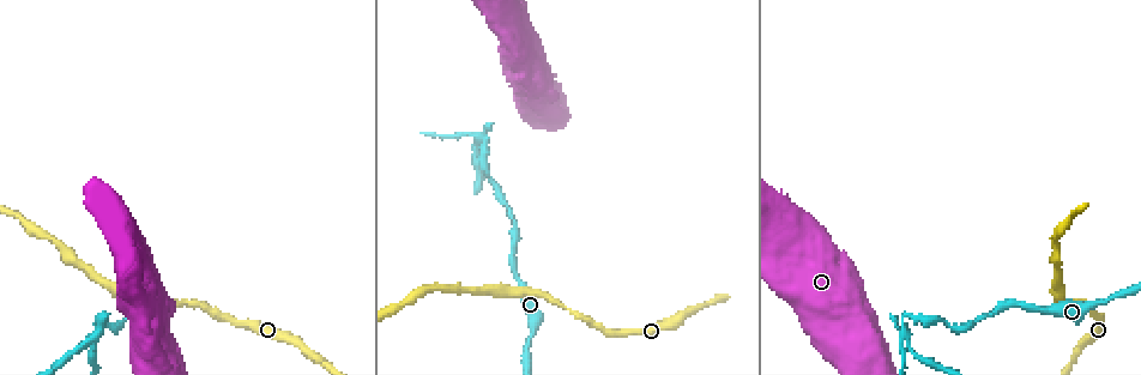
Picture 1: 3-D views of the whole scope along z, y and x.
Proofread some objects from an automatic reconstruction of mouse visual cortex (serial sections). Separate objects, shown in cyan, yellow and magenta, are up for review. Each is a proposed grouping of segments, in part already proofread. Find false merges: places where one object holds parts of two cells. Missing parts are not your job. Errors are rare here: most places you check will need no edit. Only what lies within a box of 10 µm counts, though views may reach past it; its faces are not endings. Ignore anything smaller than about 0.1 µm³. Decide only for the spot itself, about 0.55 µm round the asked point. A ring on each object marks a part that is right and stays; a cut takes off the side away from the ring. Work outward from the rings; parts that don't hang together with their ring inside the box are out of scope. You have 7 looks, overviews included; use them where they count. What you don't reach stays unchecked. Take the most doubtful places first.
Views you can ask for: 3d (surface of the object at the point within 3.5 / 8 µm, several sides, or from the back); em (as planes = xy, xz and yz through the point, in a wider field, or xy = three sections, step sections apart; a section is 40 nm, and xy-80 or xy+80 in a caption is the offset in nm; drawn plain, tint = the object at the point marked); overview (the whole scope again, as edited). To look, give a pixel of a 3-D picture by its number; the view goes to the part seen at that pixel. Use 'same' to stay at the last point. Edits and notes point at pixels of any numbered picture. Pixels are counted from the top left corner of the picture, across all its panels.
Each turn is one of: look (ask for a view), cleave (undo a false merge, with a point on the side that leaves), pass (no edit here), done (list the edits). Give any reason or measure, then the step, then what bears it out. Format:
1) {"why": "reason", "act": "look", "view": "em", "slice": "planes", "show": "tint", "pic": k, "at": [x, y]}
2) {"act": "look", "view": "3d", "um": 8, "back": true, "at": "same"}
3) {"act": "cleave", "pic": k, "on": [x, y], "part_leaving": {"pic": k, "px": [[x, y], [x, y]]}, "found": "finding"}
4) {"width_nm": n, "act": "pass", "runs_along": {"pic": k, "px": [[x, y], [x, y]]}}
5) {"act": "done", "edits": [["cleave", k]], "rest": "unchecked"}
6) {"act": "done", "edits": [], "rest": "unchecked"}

{"why": "sudden change in width", "act": "look", "view": "3d", "um": 3.5, "pic": 1, "at": [148, 346]}

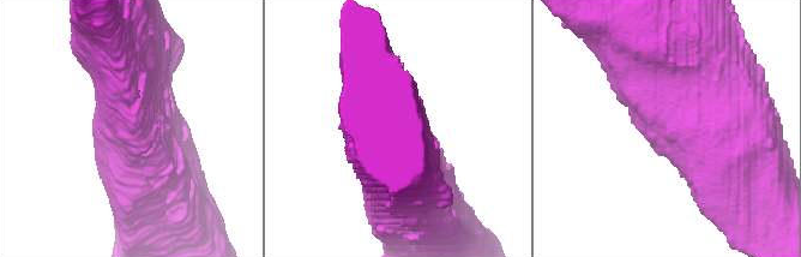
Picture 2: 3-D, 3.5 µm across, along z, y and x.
{"why": "now the EM", "act": "look", "view": "em", "slice": "xy", "step": 5, "show": "tint", "pic": 2, "at": [131, 124]}

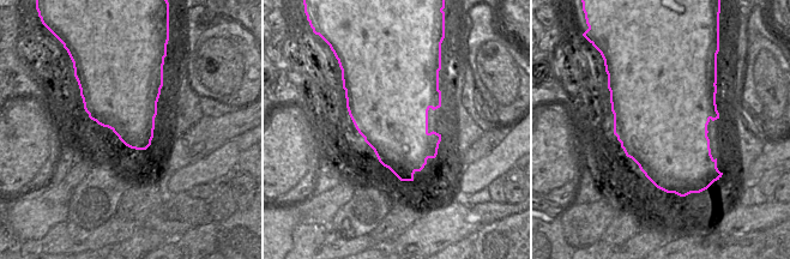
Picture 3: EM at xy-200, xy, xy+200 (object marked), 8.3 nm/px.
{"why": "cut it another way", "act": "look", "view": "em", "slice": "xy", "step": 3, "show": "tint", "at": "same"}

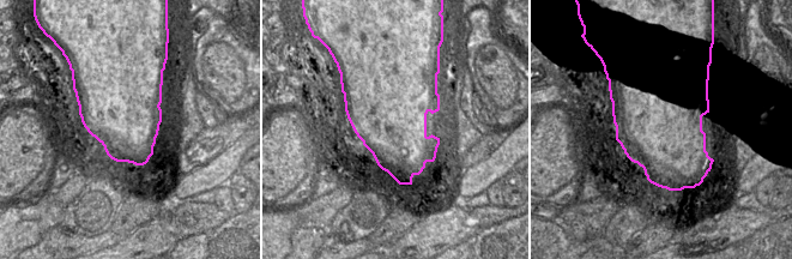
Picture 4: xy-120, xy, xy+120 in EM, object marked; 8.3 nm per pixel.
{"act": "pass", "found": "all the same cell"}

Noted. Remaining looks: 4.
{"why": "narrows sharply", "act": "look", "view": "3d", "um": 8, "pic": 1, "at": [972, 320]}

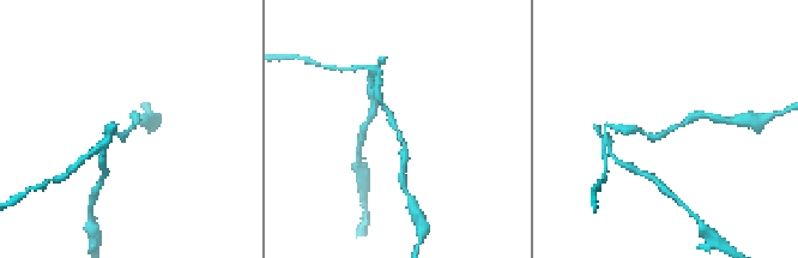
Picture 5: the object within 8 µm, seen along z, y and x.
{"why": "closer look", "act": "look", "view": "3d", "um": 3.5, "at": "same"}

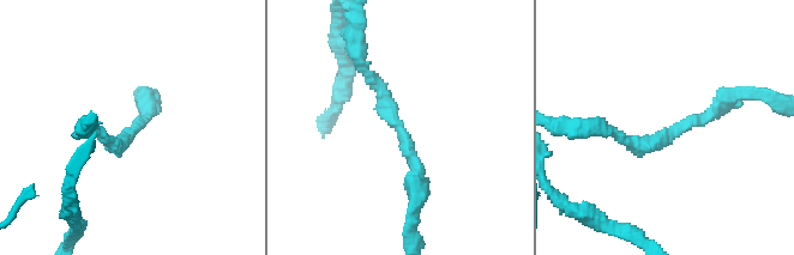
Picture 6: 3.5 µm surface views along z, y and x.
{"arm_widths_nm": [200, 200], "act": "pass", "runs_along": {"pic": 6, "px": [[413, 192], [416, 164], [365, 68]]}, "found": "all the same cell"}

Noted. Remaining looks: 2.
{"act": "look", "view": "3d", "um": 3.5, "pic": 1, "at": [94, 335]}

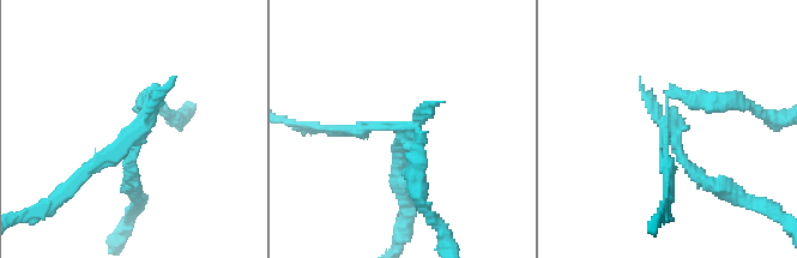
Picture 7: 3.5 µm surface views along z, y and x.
{"act": "look", "view": "em", "slice": "planes", "show": "tint", "pic": 7, "at": [670, 131]}

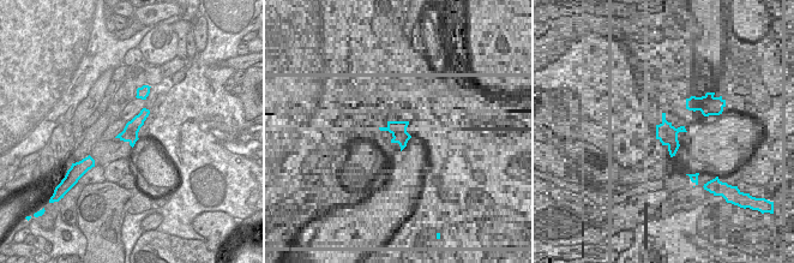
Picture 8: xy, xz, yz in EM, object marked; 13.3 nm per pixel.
{"act": "cleave", "pic": 7, "on": [138, 139], "part_leaving": {"pic": 7, "px": [[150, 103], [132, 140], [132, 188]]}, "found": "two cells meet here"}

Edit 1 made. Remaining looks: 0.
{"act": "done", "edits": [["cleave", 7]], "rest": "unchecked"}

